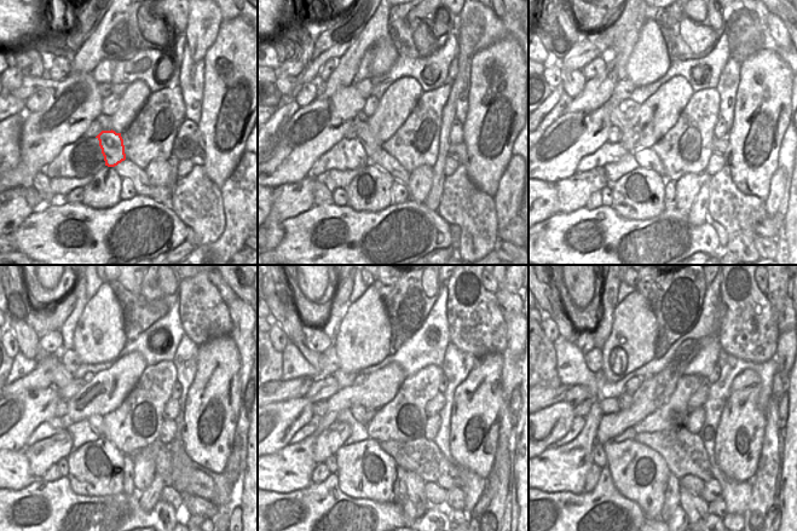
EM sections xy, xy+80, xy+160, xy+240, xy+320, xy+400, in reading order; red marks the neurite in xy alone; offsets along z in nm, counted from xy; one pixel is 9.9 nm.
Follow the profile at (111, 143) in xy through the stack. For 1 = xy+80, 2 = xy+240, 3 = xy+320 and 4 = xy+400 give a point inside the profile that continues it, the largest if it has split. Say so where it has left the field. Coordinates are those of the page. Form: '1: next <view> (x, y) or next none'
1: next xy+80 (364, 134)
2: next xy+240 (61, 376)
3: next xy+320 (302, 345)
4: next xy+400 (565, 329)

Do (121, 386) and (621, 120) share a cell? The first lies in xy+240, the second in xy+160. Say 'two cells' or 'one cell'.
two cells

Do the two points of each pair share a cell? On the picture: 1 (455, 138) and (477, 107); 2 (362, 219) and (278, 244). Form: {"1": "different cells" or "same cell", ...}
{"1": "different cells", "2": "same cell"}

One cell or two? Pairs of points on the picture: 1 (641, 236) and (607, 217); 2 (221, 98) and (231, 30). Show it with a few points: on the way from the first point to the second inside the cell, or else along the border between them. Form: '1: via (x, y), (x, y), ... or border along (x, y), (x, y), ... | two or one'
1: via (636, 228), (617, 226) | one
2: via (231, 81), (231, 47) | one

